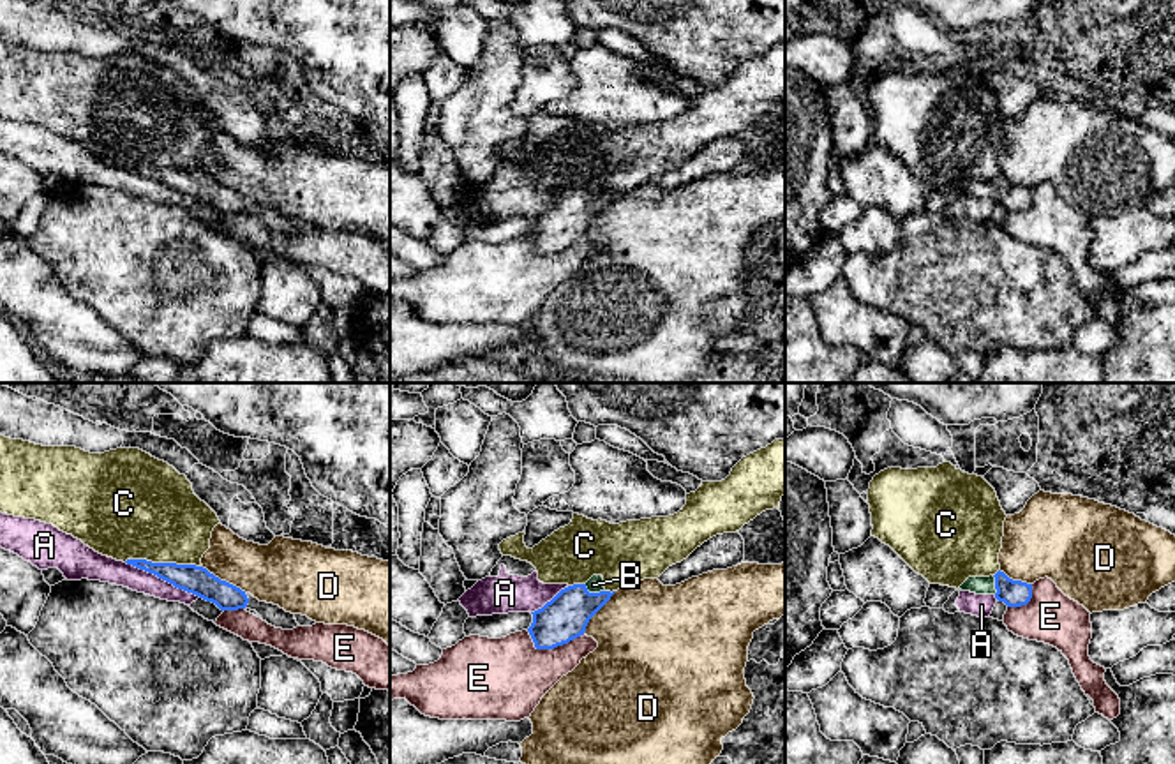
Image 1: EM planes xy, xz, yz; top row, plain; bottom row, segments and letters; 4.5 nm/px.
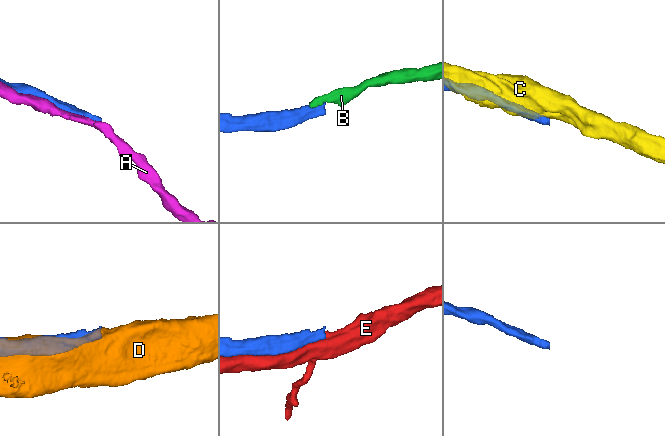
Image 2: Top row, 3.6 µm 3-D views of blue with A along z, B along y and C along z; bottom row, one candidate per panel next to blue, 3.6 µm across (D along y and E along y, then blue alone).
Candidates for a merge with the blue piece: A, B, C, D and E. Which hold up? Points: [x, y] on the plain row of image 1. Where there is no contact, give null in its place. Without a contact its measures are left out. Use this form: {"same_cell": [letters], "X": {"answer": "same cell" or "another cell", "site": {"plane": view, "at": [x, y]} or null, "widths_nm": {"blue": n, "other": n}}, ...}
{"same_cell": ["B"], "A": {"answer": "another cell", "site": {"plane": "xy", "at": [163, 184]}, "widths_nm": {"blue": 130, "other": 110}}, "B": {"answer": "same cell", "site": {"plane": "xz", "at": [593, 198]}, "widths_nm": {"blue": 200, "other": 70}}, "C": {"answer": "another cell", "site": {"plane": "xy", "at": [163, 168]}, "widths_nm": {"blue": 130, "other": 440}}, "D": {"answer": "another cell", "site": {"plane": "xy", "at": [224, 186]}, "widths_nm": {"blue": 130, "other": 280}}, "E": {"answer": "another cell", "site": {"plane": "xz", "at": [551, 253]}, "widths_nm": {"blue": 200, "other": 380}}}

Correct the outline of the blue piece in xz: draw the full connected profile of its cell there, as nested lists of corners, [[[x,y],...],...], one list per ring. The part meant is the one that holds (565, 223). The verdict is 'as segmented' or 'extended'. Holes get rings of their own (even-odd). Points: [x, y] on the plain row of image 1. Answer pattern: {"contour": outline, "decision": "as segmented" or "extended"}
{"contour": [[[593,180],[586,189],[561,194],[542,213],[531,217],[528,233],[536,254],[554,254],[584,240],[589,224],[610,205],[616,196],[607,196],[602,180]]], "decision": "extended"}

